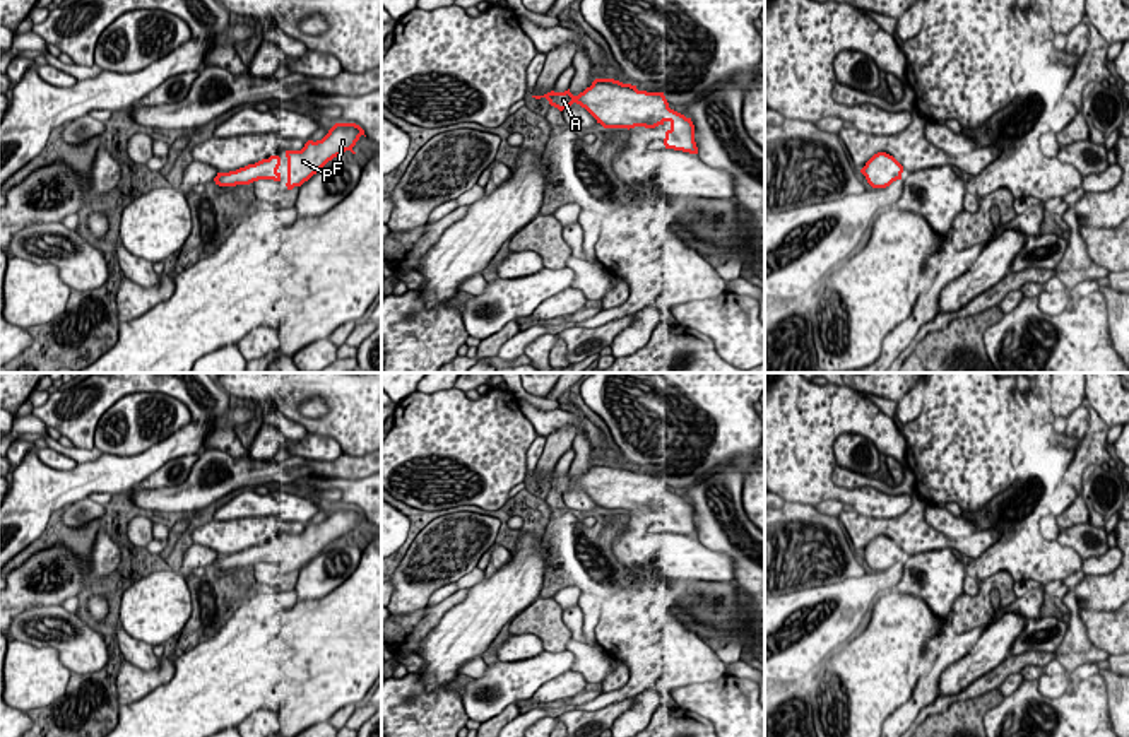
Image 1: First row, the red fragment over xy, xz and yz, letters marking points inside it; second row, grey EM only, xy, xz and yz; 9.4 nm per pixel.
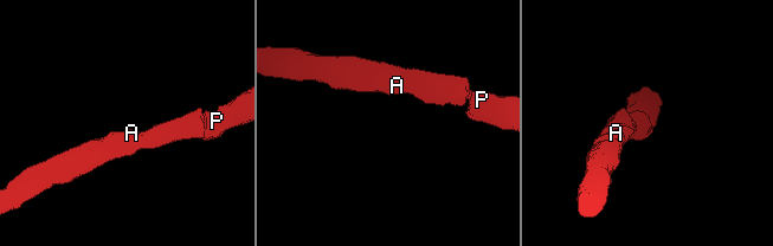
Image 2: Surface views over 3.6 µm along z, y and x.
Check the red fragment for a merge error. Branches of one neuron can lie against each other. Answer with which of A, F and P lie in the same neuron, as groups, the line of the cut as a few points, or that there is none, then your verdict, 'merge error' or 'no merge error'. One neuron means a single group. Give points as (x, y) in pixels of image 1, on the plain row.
A F P | no cut | no merge error

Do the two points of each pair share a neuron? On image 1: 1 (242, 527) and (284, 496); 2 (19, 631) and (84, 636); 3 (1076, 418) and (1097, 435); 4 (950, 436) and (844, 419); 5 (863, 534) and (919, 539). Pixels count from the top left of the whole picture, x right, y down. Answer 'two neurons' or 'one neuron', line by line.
1: two neurons
2: one neuron
3: two neurons
4: two neurons
5: one neuron

